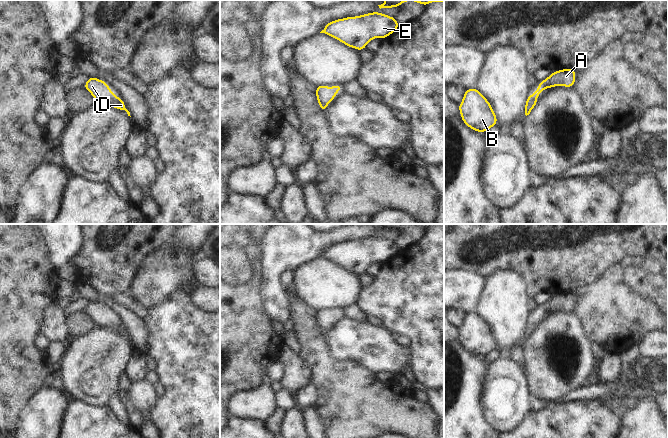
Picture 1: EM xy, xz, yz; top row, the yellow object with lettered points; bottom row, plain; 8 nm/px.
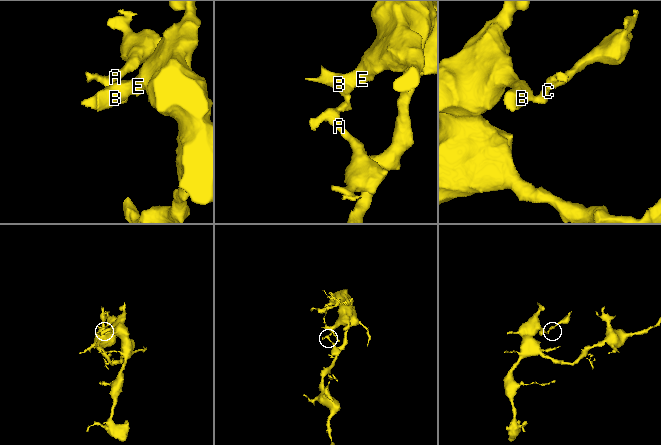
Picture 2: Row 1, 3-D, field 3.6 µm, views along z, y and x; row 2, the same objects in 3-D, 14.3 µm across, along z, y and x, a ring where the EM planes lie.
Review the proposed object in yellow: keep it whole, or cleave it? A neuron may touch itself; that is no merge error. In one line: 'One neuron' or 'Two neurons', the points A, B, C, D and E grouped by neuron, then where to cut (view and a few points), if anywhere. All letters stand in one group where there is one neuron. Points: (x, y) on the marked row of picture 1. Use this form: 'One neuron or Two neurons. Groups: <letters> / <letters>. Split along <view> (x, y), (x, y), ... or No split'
One neuron. Groups: A B C D E. No split

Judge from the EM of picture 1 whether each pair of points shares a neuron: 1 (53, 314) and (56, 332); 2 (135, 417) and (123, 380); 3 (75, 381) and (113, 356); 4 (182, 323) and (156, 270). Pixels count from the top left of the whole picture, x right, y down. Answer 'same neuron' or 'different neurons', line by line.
1: same neuron
2: same neuron
3: same neuron
4: different neurons

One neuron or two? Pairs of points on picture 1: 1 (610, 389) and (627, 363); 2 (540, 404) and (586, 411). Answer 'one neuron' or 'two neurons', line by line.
1: one neuron
2: two neurons

